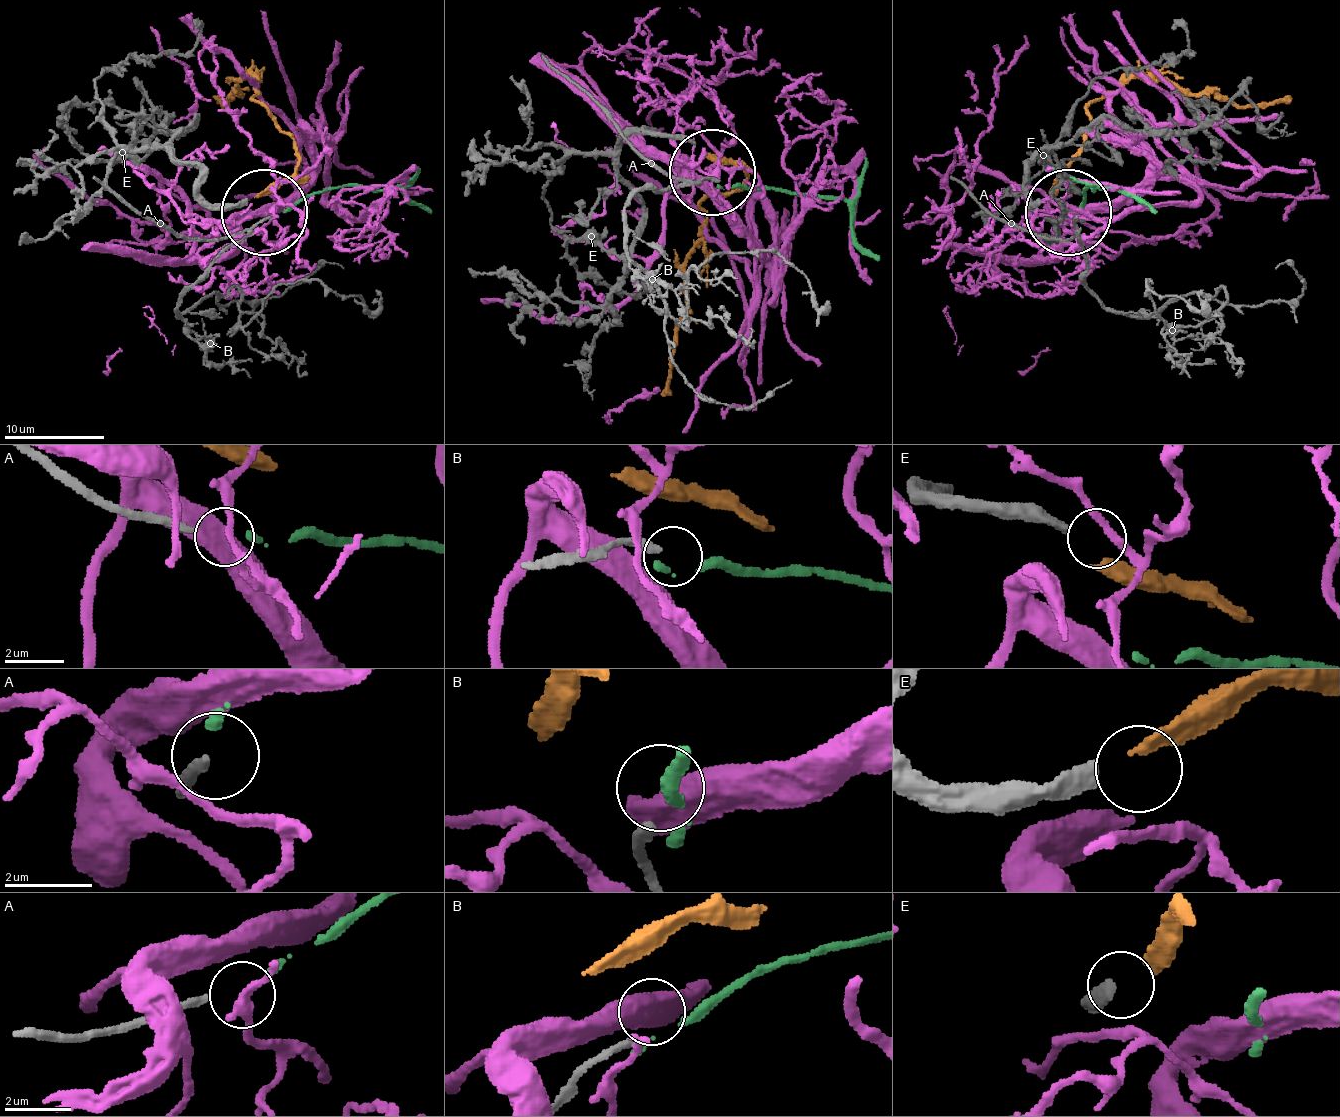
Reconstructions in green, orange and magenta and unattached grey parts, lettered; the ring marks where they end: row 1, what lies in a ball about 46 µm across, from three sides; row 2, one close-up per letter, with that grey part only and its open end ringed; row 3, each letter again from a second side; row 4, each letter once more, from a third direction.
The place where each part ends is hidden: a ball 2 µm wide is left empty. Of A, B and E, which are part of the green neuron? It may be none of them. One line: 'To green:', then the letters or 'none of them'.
To green: A

